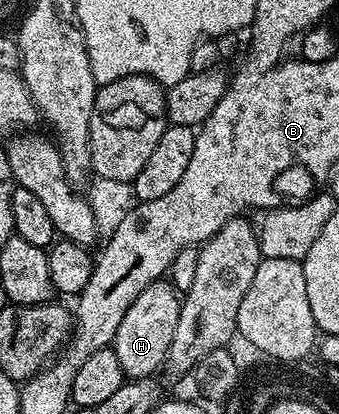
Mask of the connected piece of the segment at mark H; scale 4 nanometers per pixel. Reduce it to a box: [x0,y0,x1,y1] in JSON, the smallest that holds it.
[110,280,181,379]

